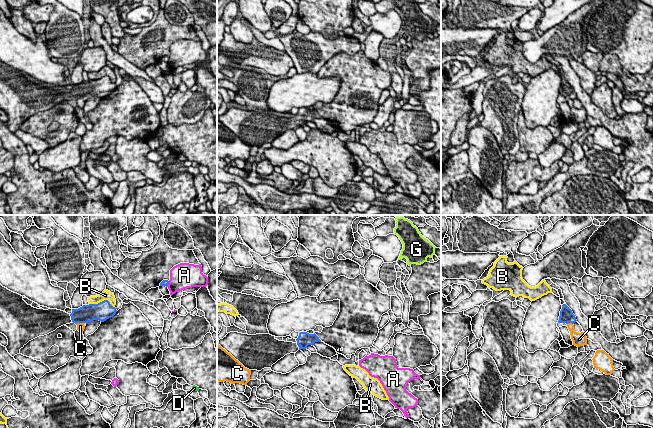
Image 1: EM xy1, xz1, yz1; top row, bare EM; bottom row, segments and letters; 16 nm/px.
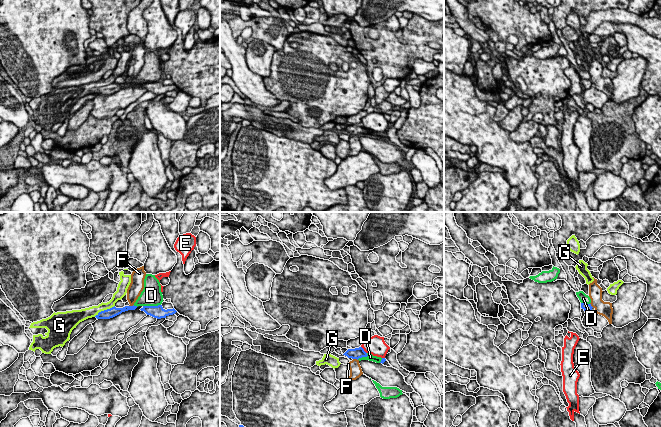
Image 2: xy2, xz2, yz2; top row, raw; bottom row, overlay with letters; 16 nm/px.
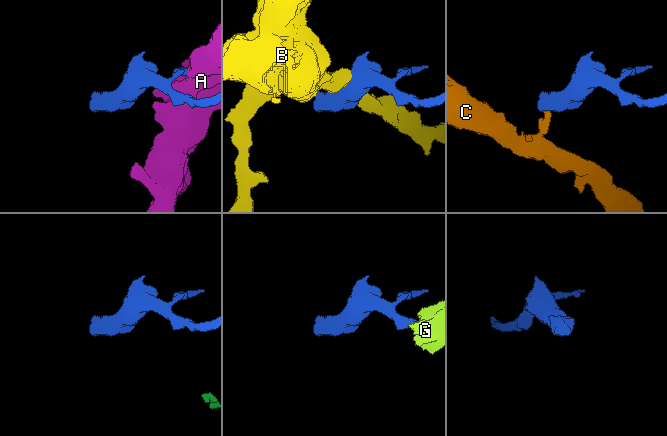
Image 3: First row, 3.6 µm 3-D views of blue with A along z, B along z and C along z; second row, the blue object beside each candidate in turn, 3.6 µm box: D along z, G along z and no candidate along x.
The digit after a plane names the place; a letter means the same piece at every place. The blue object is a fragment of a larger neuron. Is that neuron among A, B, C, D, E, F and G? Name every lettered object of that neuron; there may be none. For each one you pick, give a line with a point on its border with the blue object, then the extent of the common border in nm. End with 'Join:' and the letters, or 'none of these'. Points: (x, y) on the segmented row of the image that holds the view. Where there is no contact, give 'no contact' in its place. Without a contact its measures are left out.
Join: none of these

